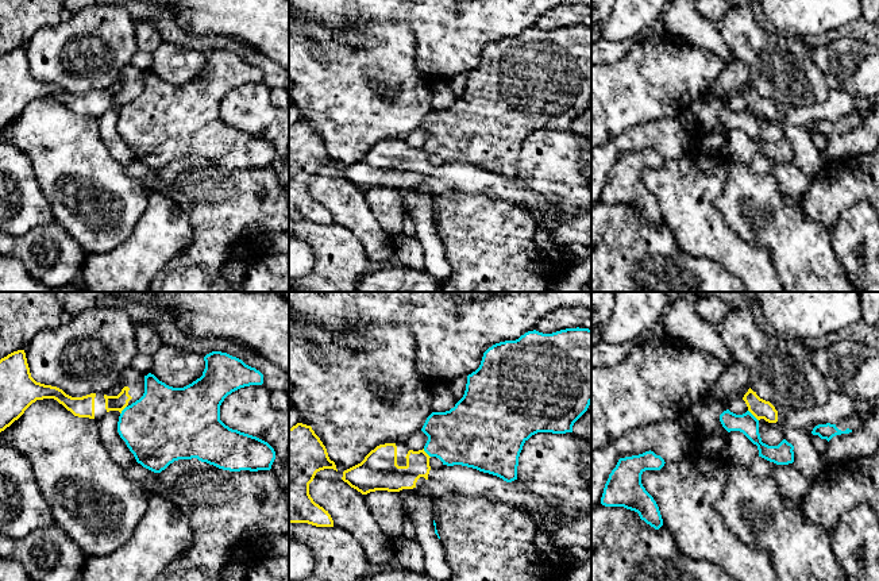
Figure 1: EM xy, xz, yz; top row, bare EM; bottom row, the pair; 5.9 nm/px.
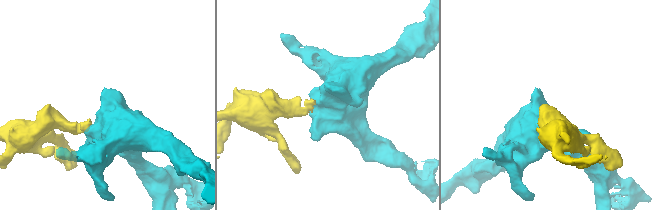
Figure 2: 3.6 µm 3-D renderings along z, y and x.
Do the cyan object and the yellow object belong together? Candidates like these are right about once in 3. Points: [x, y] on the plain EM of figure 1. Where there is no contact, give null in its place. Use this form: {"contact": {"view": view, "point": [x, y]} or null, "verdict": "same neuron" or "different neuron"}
{"contact": {"view": "yz", "point": [752, 112]}, "verdict": "different neuron"}

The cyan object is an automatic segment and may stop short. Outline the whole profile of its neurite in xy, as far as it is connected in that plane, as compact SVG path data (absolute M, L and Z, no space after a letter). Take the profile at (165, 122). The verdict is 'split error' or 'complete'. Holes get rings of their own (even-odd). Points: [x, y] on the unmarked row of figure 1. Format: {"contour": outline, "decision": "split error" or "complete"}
{"contour": "M212 49L204 54L203 73L184 85L173 85L154 72L144 73L143 93L126 104L117 119L117 130L143 165L161 170L178 157L197 155L223 168L270 168L274 146L265 138L232 127L220 118L220 103L232 89L262 82L263 72L227 50Z", "decision": "complete"}

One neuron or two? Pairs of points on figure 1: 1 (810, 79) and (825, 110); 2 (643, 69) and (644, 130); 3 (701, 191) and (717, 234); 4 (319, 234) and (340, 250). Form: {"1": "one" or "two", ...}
{"1": "two", "2": "two", "3": "one", "4": "one"}

